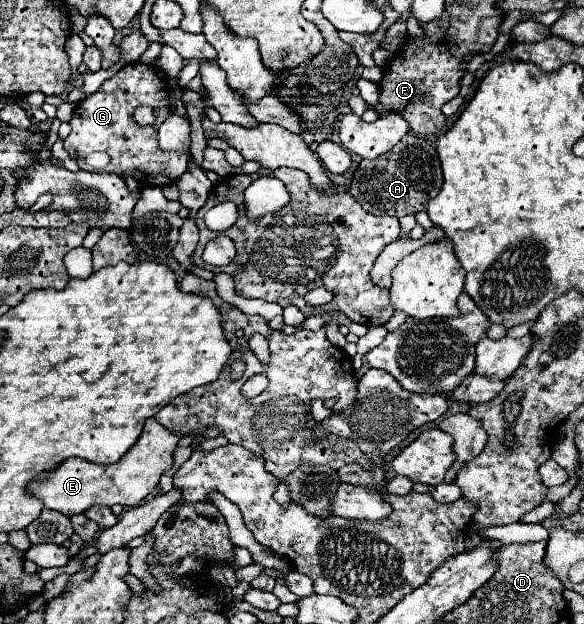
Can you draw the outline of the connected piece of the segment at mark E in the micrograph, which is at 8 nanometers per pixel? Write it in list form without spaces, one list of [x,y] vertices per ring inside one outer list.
[[[147,419],[141,437],[137,443],[115,463],[115,477],[107,475],[107,467],[95,465],[91,461],[73,457],[57,465],[53,471],[47,471],[45,477],[39,475],[27,485],[27,493],[39,499],[47,509],[61,511],[71,517],[75,513],[85,513],[93,505],[123,505],[137,507],[147,495],[151,495],[159,483],[163,471],[173,465],[173,449],[177,447],[177,437],[167,431],[157,419]]]

